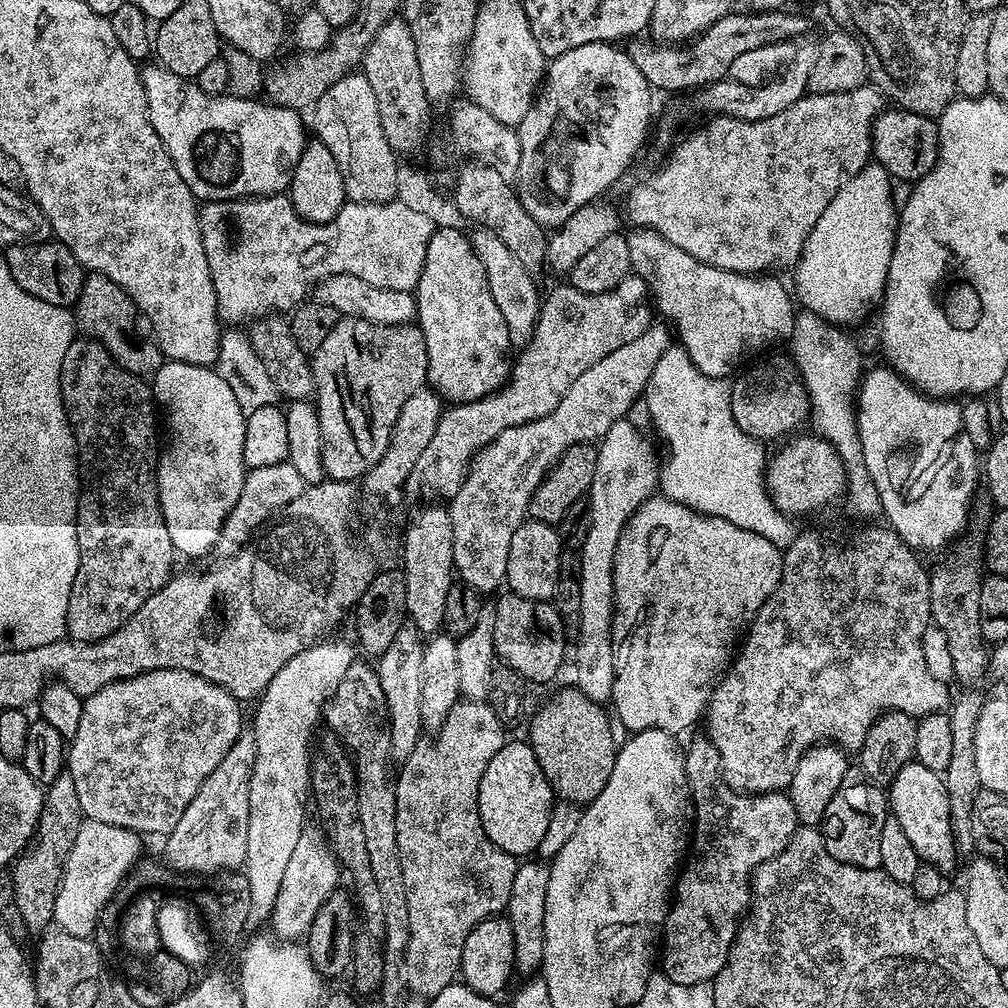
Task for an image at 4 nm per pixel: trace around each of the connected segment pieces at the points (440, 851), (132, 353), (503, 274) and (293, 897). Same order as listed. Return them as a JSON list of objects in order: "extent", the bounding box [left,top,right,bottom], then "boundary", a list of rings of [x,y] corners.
[{"extent":[395,699,518,998],"boundary":[[[461,699],[450,710],[450,714],[446,714],[446,722],[442,722],[442,726],[433,735],[436,737],[429,744],[427,742],[416,744],[411,754],[399,765],[400,773],[397,776],[395,773],[396,841],[398,842],[398,858],[402,862],[402,878],[406,882],[406,910],[410,918],[408,945],[404,951],[402,984],[407,991],[408,988],[412,991],[409,993],[413,997],[431,998],[437,996],[442,990],[446,990],[446,986],[454,983],[460,970],[462,946],[466,946],[466,938],[470,934],[470,930],[474,930],[474,926],[478,926],[478,922],[482,922],[491,916],[499,916],[507,909],[508,899],[510,898],[510,885],[514,883],[518,860],[517,857],[511,856],[509,852],[503,852],[501,848],[494,846],[494,842],[490,842],[490,838],[482,826],[482,818],[478,814],[478,802],[476,801],[478,798],[478,786],[482,782],[482,774],[486,774],[486,766],[490,766],[490,758],[494,758],[494,754],[498,754],[498,750],[502,750],[502,746],[506,742],[504,732],[506,732],[505,725],[501,724],[500,719],[496,717],[491,704],[478,700]]]},{"extent":[74,272,166,378],"boundary":[[[88,272],[85,275],[82,294],[78,294],[78,302],[74,305],[74,319],[79,331],[85,337],[106,346],[122,370],[135,376],[151,378],[164,365],[166,357],[160,351],[159,344],[151,339],[140,340],[136,333],[136,316],[138,317],[136,303],[128,297],[126,290],[122,290],[122,286],[118,286],[118,282],[106,278],[101,272]]]},{"extent":[470,226,542,349],"boundary":[[[479,226],[473,227],[470,232],[472,249],[478,254],[478,262],[486,270],[486,282],[490,286],[490,298],[494,298],[494,306],[498,306],[502,318],[506,322],[506,330],[510,334],[510,342],[513,349],[527,348],[532,335],[536,329],[536,323],[540,321],[540,305],[542,303],[542,292],[536,289],[537,281],[528,273],[526,266],[518,262],[514,250],[498,238],[492,230],[486,230]]]},{"extent":[270,826,342,941],"boundary":[[[305,826],[298,838],[294,850],[290,853],[290,863],[282,874],[282,882],[278,890],[278,898],[274,902],[274,910],[270,917],[271,931],[281,940],[299,941],[307,937],[308,927],[314,922],[314,914],[322,910],[322,902],[337,891],[336,884],[342,877],[342,867],[325,835],[325,829],[318,826]]]}]

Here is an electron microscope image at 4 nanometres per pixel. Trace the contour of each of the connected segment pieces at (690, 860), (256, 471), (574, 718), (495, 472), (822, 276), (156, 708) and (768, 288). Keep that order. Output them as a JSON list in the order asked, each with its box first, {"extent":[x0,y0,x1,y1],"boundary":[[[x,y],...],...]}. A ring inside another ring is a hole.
[{"extent":[658,734,798,984],"boundary":[[[700,734],[686,744],[684,769],[694,827],[690,832],[690,851],[674,880],[674,895],[670,900],[668,917],[662,925],[662,951],[658,960],[664,963],[662,972],[670,978],[670,982],[707,984],[716,979],[722,966],[726,966],[736,931],[748,910],[753,872],[759,864],[784,851],[796,833],[798,821],[792,799],[784,792],[763,792],[760,796],[735,792],[720,774],[718,752],[707,735]]]},{"extent":[214,461,305,558],"boundary":[[[288,461],[249,469],[245,473],[239,500],[234,504],[233,510],[227,516],[222,534],[219,535],[214,549],[215,553],[219,553],[222,558],[227,558],[244,548],[245,544],[252,539],[256,532],[271,519],[271,516],[287,506],[295,498],[298,498],[299,494],[304,492],[305,487],[304,480],[299,477],[298,470]]]},{"extent":[526,686,618,806],"boundary":[[[574,686],[558,689],[533,714],[526,740],[534,750],[534,758],[538,758],[538,766],[542,766],[542,774],[546,774],[546,782],[561,801],[586,806],[610,782],[618,745],[610,734],[609,719],[605,705],[586,698]]]},{"extent":[446,323,670,594],"boundary":[[[659,323],[638,334],[634,342],[618,346],[614,354],[606,354],[602,362],[594,362],[594,366],[566,390],[562,402],[558,402],[546,418],[504,430],[476,455],[458,494],[446,504],[454,538],[452,567],[463,583],[481,594],[505,583],[510,538],[514,538],[514,530],[518,530],[528,516],[528,503],[534,490],[538,490],[565,450],[576,444],[599,441],[610,426],[625,419],[630,406],[643,397],[646,382],[650,374],[654,374],[654,366],[658,366],[658,358],[670,347],[669,329]]]},{"extent":[794,162,897,326],"boundary":[[[870,162],[858,174],[849,177],[839,188],[838,194],[822,212],[814,230],[803,244],[803,252],[796,261],[794,274],[794,296],[805,310],[816,314],[829,324],[848,326],[860,321],[867,310],[879,303],[884,295],[885,278],[889,274],[893,242],[896,241],[897,205],[892,200],[894,182],[880,164]]]},{"extent":[66,668,242,838],"boundary":[[[163,668],[153,672],[144,672],[134,678],[119,680],[98,690],[93,696],[87,697],[84,700],[82,719],[78,722],[78,734],[74,734],[74,738],[66,748],[66,771],[74,778],[74,790],[78,790],[78,802],[82,802],[85,817],[98,822],[110,822],[114,826],[122,826],[131,832],[141,834],[149,832],[152,836],[160,836],[159,838],[167,837],[168,833],[174,830],[174,826],[178,826],[178,818],[186,814],[186,806],[190,806],[194,794],[198,794],[198,786],[202,786],[202,782],[210,778],[218,762],[226,758],[230,746],[234,746],[234,742],[240,736],[242,731],[240,708],[242,708],[241,701],[235,700],[222,686],[193,672],[177,668]]]},{"extent":[627,227,798,380],"boundary":[[[633,227],[631,231],[627,233],[627,237],[632,272],[644,280],[655,311],[665,316],[663,319],[670,325],[675,339],[676,336],[680,339],[677,340],[679,347],[684,348],[690,362],[694,362],[694,366],[702,370],[702,374],[715,380],[731,377],[741,367],[739,364],[747,356],[754,355],[759,348],[768,348],[779,340],[791,341],[792,331],[796,328],[798,308],[794,303],[793,293],[788,288],[787,292],[772,277],[775,275],[727,272],[686,254],[686,250],[674,246],[670,238],[662,238],[662,234],[658,234],[653,228]]]}]

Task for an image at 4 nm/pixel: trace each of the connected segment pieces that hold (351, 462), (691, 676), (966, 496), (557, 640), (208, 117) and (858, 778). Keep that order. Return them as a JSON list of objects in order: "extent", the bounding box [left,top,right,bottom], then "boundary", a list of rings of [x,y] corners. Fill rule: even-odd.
[{"extent":[311,316,428,482],"boundary":[[[353,316],[343,317],[330,334],[326,334],[322,346],[311,353],[312,377],[316,383],[314,403],[320,419],[322,434],[322,466],[330,480],[356,482],[386,454],[398,414],[406,406],[406,398],[425,387],[428,378],[426,338],[415,324],[375,324]]]},{"extent":[610,494,783,734],"boundary":[[[663,494],[653,495],[652,499],[646,501],[632,515],[628,525],[624,527],[624,533],[618,542],[618,550],[614,554],[614,614],[612,615],[614,690],[610,701],[615,719],[620,720],[622,726],[626,726],[629,734],[651,728],[681,734],[680,732],[686,731],[699,716],[701,719],[705,715],[708,699],[719,684],[721,676],[728,671],[737,651],[738,641],[747,633],[758,610],[762,610],[766,598],[774,594],[782,578],[783,565],[781,545],[770,542],[770,538],[762,538],[762,534],[754,534],[742,526],[734,526],[734,522],[726,522],[717,516],[705,516],[694,508],[687,508],[685,504],[666,499]]]},{"extent":[854,366,982,550],"boundary":[[[887,366],[881,368],[872,368],[863,373],[860,386],[854,396],[854,407],[856,410],[856,425],[858,426],[858,438],[862,446],[862,458],[866,470],[870,474],[870,478],[874,482],[874,490],[878,490],[878,498],[880,499],[880,510],[887,527],[893,532],[897,532],[902,538],[902,542],[906,542],[913,550],[921,550],[920,548],[944,548],[949,547],[950,542],[955,541],[957,537],[965,531],[964,527],[968,524],[968,507],[972,504],[972,495],[976,492],[976,476],[981,475],[982,468],[978,463],[978,449],[976,443],[970,438],[970,434],[966,434],[964,429],[964,409],[959,403],[953,402],[948,398],[933,398],[919,392],[913,384],[909,384],[899,372],[892,371]]]},{"extent":[494,594,564,684],"boundary":[[[507,594],[494,604],[494,646],[496,655],[525,681],[544,684],[560,672],[564,664],[564,623],[555,603]]]},{"extent":[142,66,306,201],"boundary":[[[163,66],[155,67],[156,68],[148,69],[145,67],[142,72],[144,89],[146,90],[146,102],[148,103],[148,113],[150,114],[150,123],[154,126],[158,138],[162,138],[162,142],[166,146],[166,150],[178,170],[178,174],[182,174],[182,182],[186,182],[186,186],[190,186],[190,190],[196,196],[197,201],[242,200],[245,196],[278,196],[289,187],[292,171],[298,166],[298,158],[302,158],[304,145],[306,143],[304,124],[300,121],[301,113],[297,111],[297,109],[281,108],[279,104],[273,104],[271,102],[259,104],[261,101],[256,98],[244,99],[229,94],[211,96],[203,92],[191,79],[174,74],[171,70]]]},{"extent":[822,774,890,868],"boundary":[[[860,774],[845,776],[830,798],[822,821],[824,845],[838,862],[859,868],[880,868],[882,826],[890,818],[885,789]],[[856,775],[856,776],[855,776]]]}]

